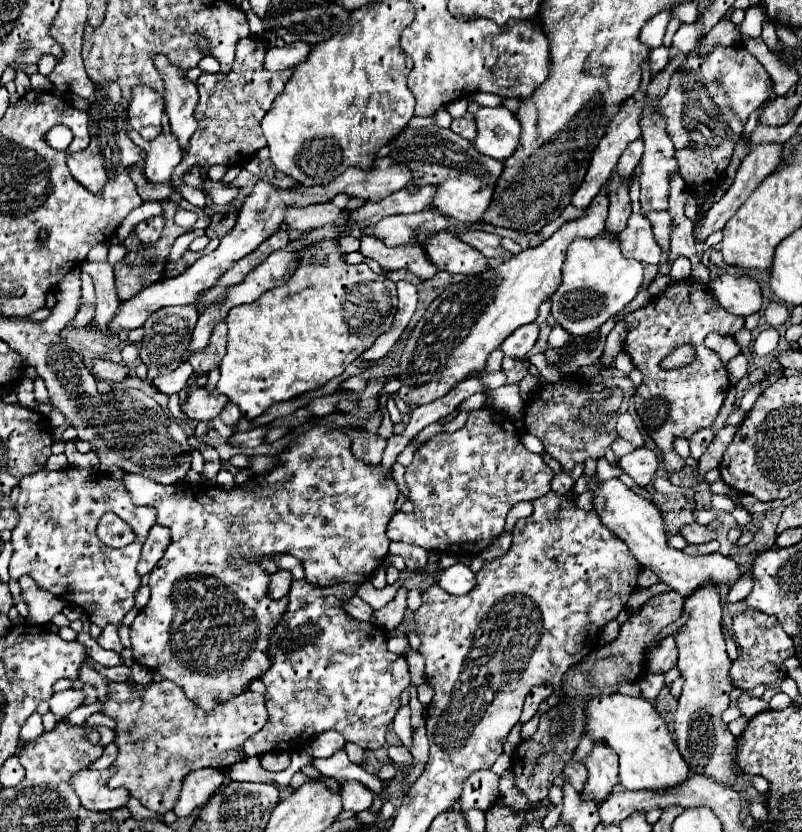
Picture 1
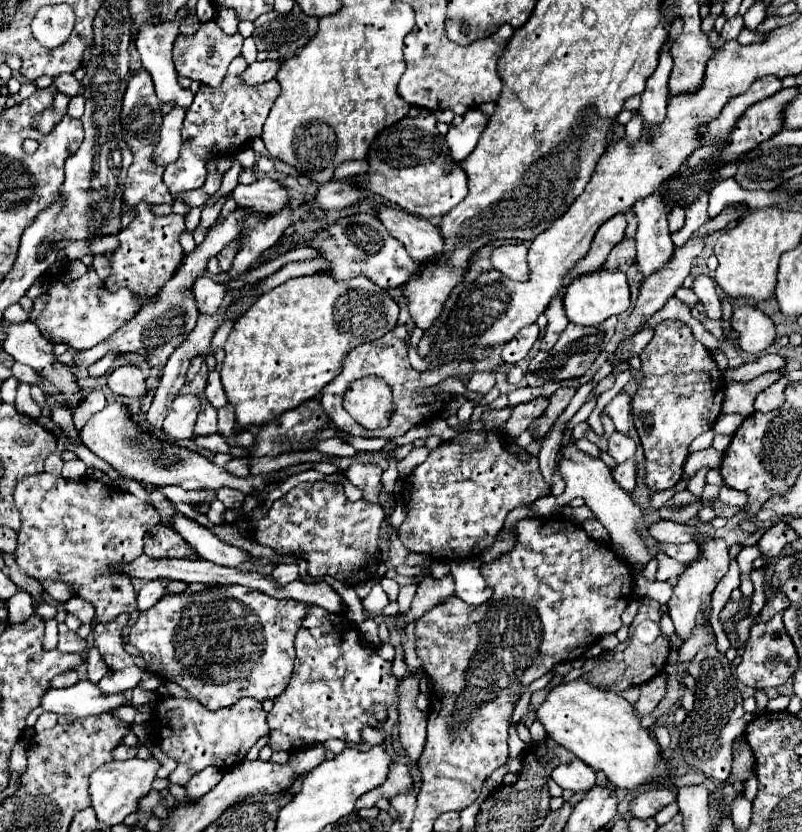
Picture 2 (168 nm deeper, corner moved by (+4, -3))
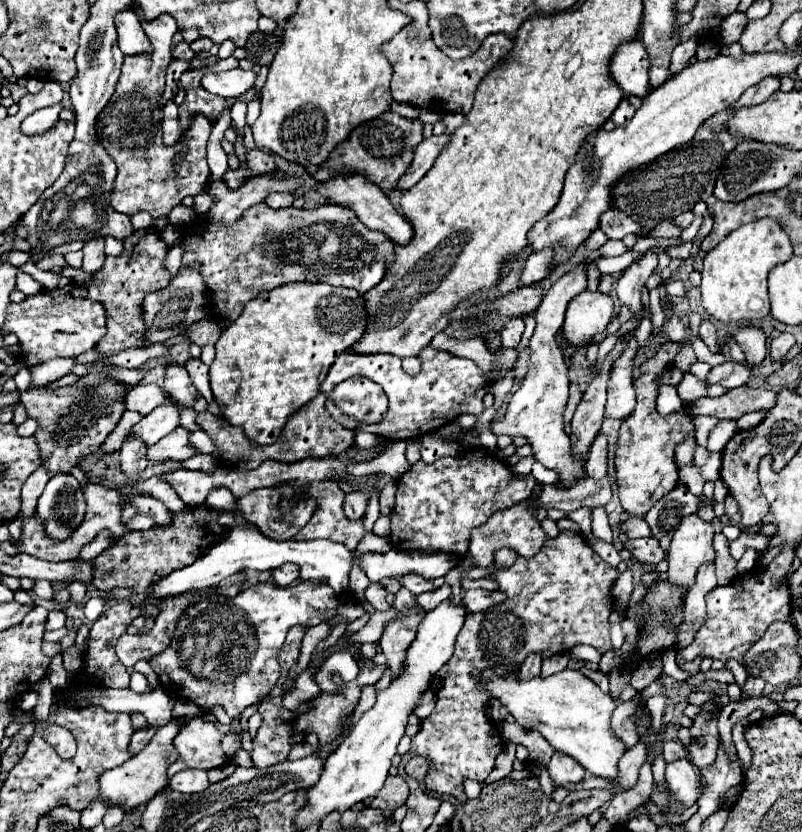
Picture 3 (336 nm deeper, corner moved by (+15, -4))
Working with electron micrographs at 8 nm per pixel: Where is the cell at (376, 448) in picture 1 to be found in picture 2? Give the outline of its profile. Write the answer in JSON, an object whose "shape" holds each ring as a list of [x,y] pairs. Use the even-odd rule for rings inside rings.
{"shape":[[[354,462],[346,470],[346,478],[362,490],[362,500],[366,500],[370,504],[378,504],[378,494],[380,494],[380,488],[382,488],[380,476],[382,476],[382,470],[376,464]]]}

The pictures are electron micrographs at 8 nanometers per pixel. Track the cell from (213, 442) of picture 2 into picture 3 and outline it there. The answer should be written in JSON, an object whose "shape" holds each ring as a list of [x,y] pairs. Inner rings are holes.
{"shape":[[[177,427],[177,431],[169,433],[165,439],[161,439],[159,443],[155,443],[147,449],[147,459],[155,459],[155,461],[163,461],[163,459],[185,461],[185,459],[191,459],[193,455],[197,455],[197,449],[191,445],[189,435],[191,433],[187,429]]]}

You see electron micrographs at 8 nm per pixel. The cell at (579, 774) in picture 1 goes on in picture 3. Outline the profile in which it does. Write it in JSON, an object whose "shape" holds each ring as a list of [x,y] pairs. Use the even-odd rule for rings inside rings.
{"shape":[[[553,753],[551,761],[547,763],[547,771],[557,787],[567,787],[569,783],[581,783],[585,779],[585,769],[563,753]]]}

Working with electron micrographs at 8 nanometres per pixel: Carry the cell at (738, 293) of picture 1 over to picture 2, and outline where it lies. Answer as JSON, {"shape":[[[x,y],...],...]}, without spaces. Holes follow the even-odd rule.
{"shape":[[[752,306],[734,308],[732,328],[740,334],[738,344],[748,354],[764,352],[776,340],[774,322],[766,314],[762,314],[758,308],[752,308]]]}

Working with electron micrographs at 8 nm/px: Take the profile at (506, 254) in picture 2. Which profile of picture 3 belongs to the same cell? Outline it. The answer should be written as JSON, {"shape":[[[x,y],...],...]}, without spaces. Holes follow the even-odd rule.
{"shape":[[[541,251],[541,253],[531,253],[525,259],[523,269],[519,271],[519,283],[521,285],[529,285],[533,281],[541,281],[547,279],[551,275],[549,271],[549,251]]]}

